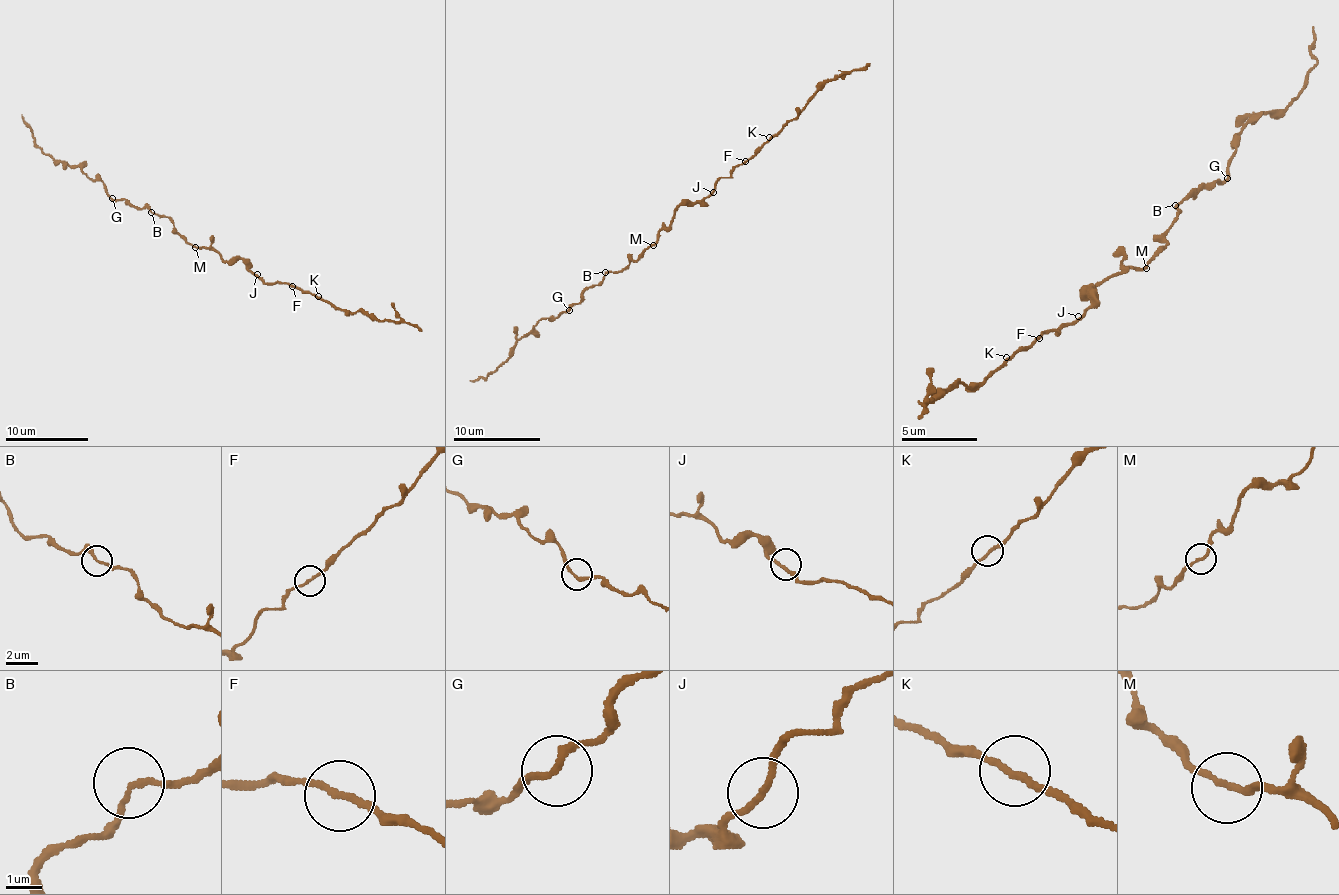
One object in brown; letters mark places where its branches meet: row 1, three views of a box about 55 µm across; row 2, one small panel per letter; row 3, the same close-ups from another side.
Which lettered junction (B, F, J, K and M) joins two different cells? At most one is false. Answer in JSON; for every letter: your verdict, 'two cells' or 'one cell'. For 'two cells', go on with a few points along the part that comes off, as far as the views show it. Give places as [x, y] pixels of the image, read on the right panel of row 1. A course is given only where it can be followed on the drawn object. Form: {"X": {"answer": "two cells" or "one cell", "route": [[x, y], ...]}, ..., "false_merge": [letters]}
{"B": {"answer": "one cell"}, "F": {"answer": "one cell"}, "J": {"answer": "one cell"}, "K": {"answer": "one cell"}, "M": {"answer": "one cell"}, "false_merge": []}

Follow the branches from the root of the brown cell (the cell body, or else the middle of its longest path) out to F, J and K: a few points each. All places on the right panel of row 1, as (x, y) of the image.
F: (1126, 268), (1090, 290), (1092, 301), (1081, 316), (1039, 338)
J: (1126, 268), (1101, 279), (1088, 294), (1093, 294), (1090, 290), (1092, 301), (1078, 316)
K: (1126, 268), (1090, 290), (1092, 301), (1081, 316), (1058, 331), (1042, 331), (1006, 357)

